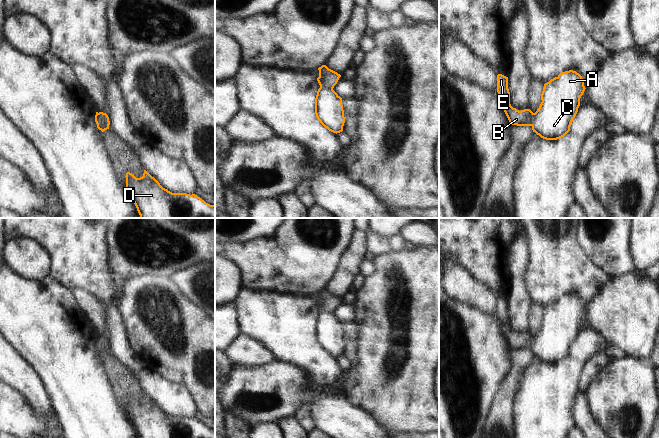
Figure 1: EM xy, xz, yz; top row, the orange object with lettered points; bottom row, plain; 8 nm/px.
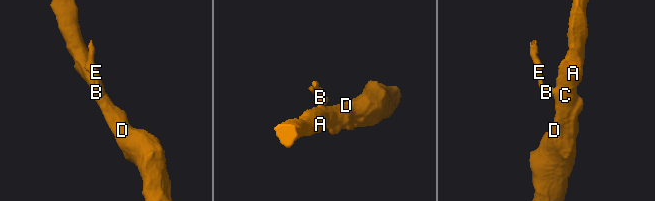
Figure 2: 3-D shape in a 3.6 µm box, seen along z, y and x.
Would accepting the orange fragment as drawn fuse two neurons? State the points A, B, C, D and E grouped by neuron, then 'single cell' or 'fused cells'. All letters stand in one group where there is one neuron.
A C D / B E; fused cells

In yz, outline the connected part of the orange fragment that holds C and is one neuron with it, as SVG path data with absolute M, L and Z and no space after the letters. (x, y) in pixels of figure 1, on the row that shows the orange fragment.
M569 70L544 84L541 104L534 113L532 130L546 140L557 140L569 131L585 91L582 76Z

